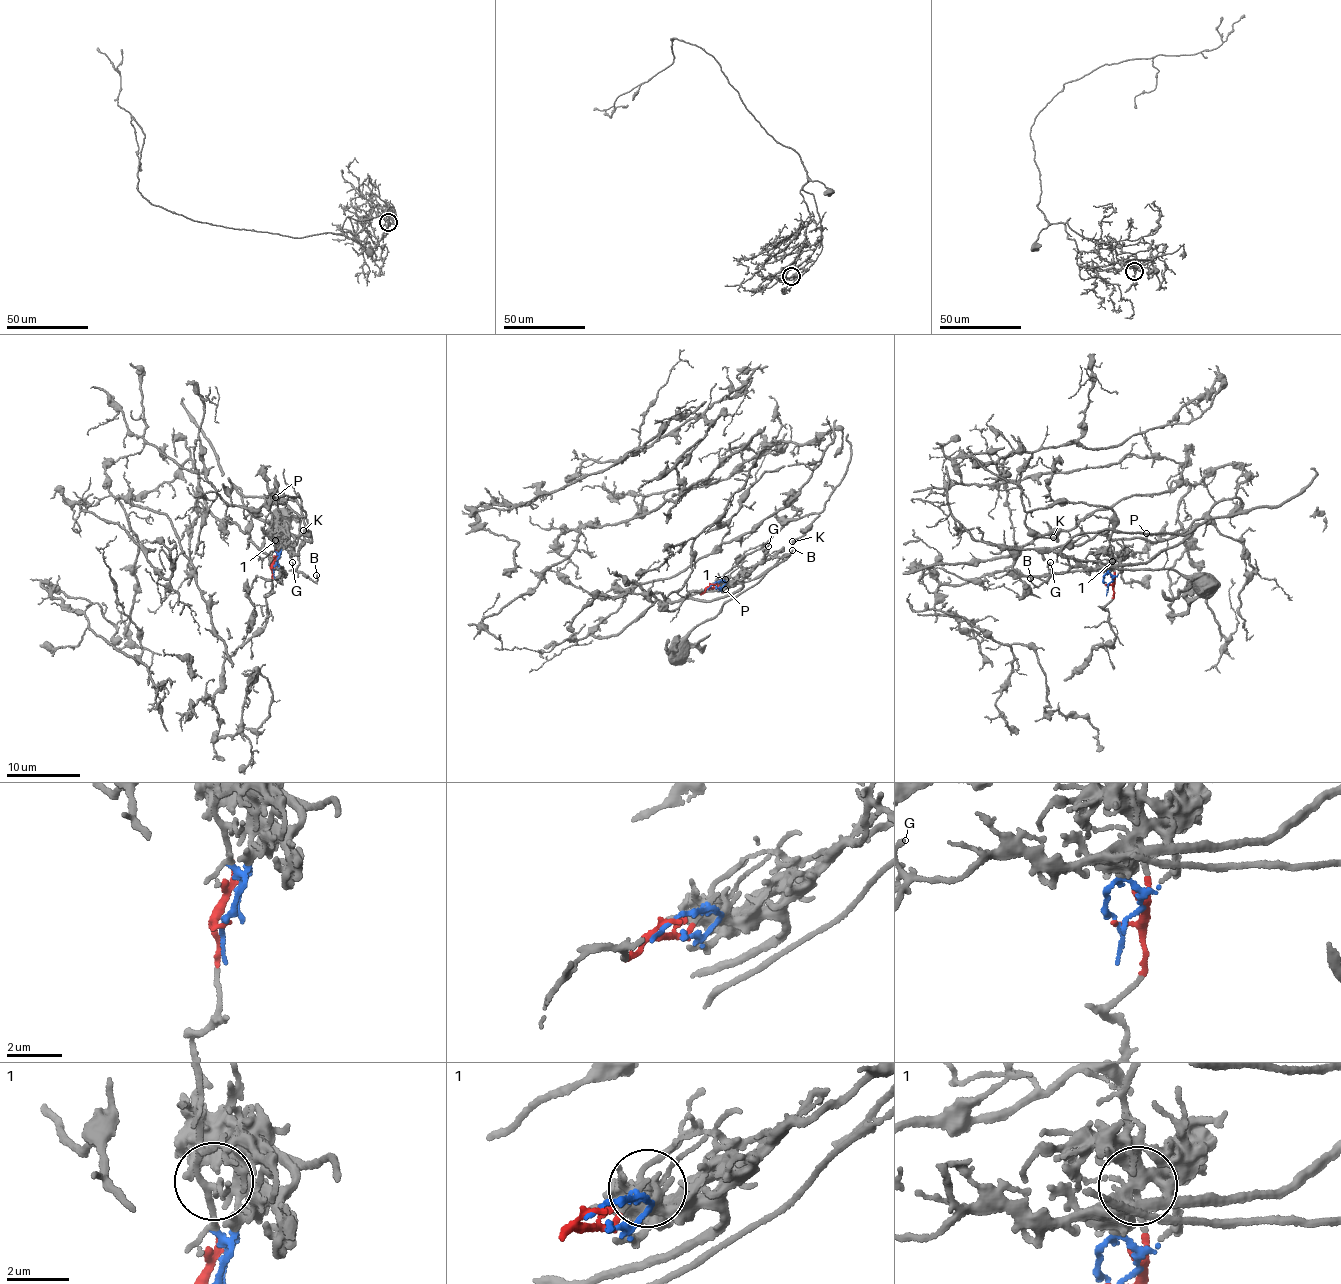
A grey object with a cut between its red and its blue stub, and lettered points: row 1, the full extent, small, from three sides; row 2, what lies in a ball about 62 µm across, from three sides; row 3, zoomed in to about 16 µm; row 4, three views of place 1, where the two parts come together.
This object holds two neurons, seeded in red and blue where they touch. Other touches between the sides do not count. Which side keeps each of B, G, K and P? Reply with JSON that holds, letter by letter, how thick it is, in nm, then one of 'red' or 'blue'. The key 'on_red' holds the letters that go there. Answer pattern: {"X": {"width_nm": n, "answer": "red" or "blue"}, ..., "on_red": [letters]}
{"B": {"width_nm": 150, "answer": "blue"}, "G": {"width_nm": 130, "answer": "blue"}, "K": {"width_nm": 240, "answer": "red"}, "P": {"width_nm": 200, "answer": "blue"}, "on_red": ["K"]}

